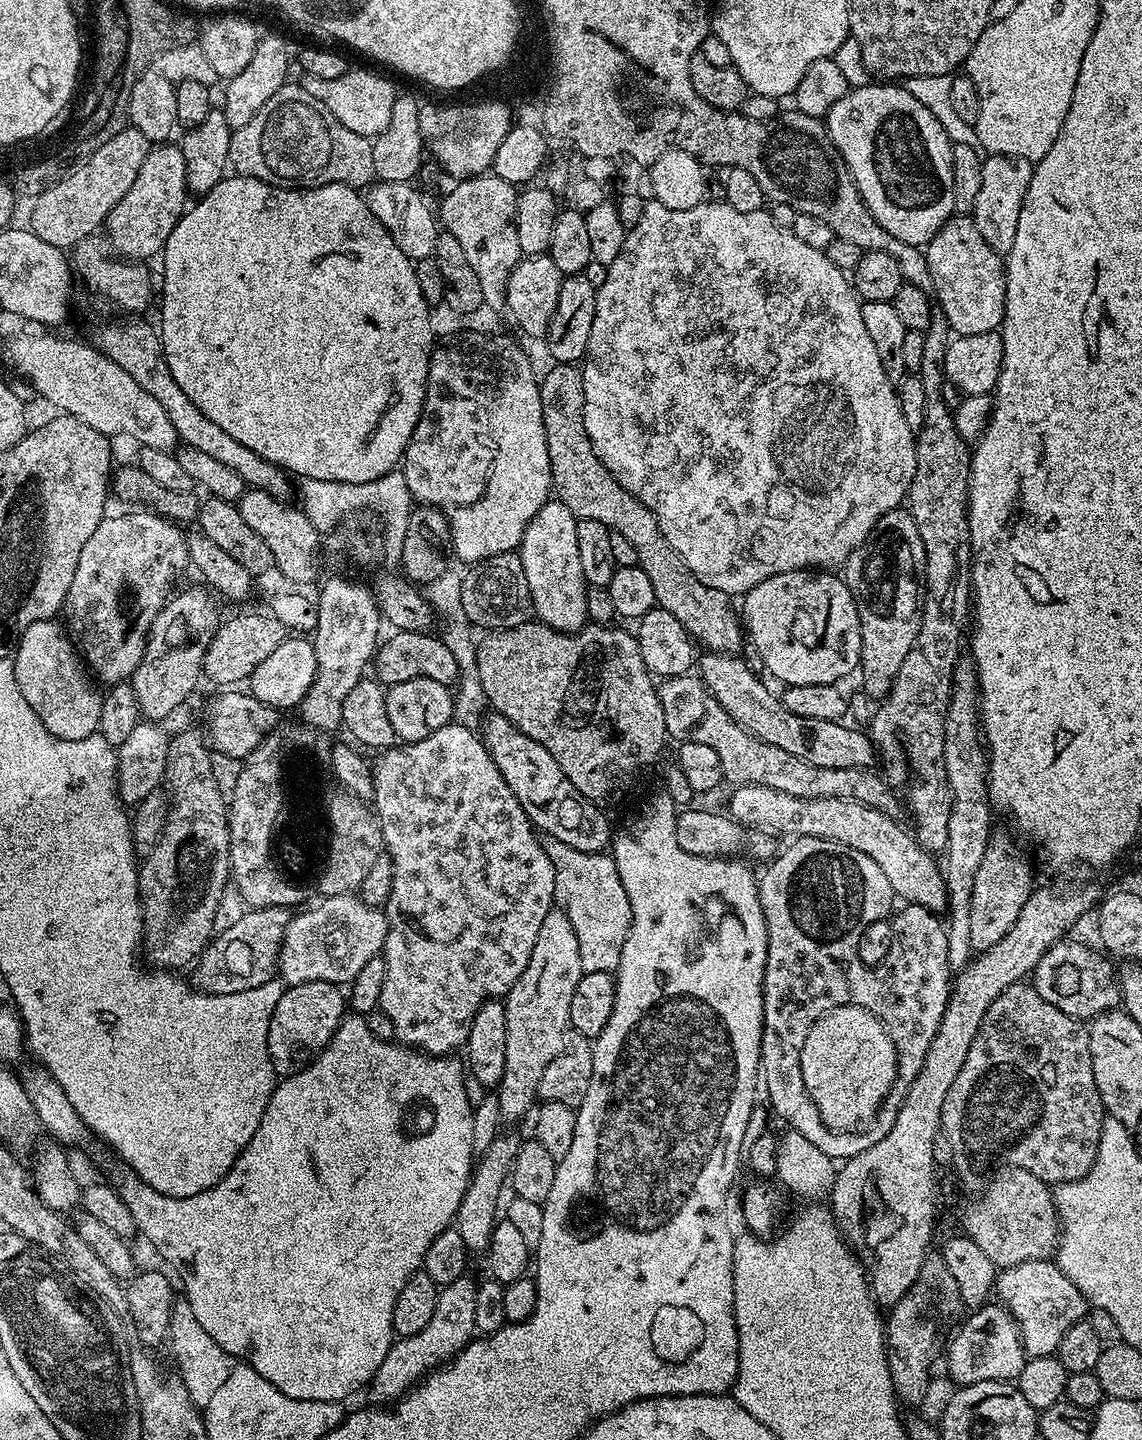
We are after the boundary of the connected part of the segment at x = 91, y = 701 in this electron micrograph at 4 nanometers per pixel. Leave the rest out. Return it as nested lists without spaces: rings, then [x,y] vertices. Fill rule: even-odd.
[[[57,619],[31,623],[17,641],[12,661],[19,692],[26,698],[26,702],[29,702],[31,709],[38,714],[39,720],[46,726],[48,732],[55,737],[65,738],[66,741],[81,741],[82,738],[97,733],[103,695],[97,690],[97,683],[83,657],[77,652],[71,635]]]

